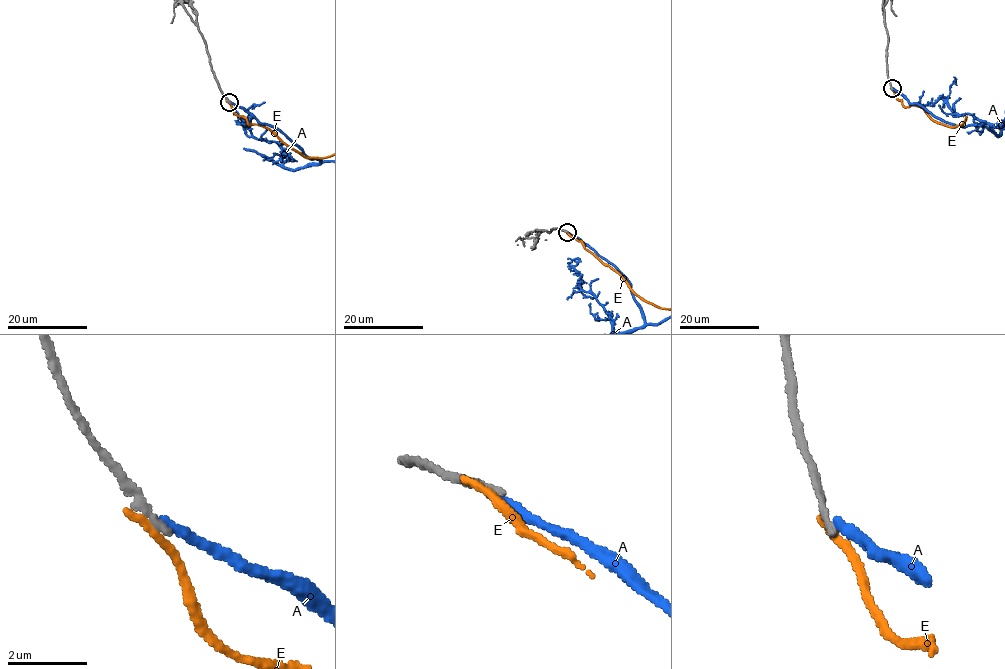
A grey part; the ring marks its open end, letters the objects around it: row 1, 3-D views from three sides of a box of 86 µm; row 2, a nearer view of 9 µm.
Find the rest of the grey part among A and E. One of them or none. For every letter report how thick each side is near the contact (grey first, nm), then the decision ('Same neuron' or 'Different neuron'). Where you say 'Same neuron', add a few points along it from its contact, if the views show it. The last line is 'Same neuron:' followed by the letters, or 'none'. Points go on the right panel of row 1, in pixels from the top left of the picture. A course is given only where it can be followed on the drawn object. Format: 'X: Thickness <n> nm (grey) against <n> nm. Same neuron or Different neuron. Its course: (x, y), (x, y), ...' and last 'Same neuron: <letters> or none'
A: Thickness 180 nm (grey) against 240 nm. Different neuron
E: Thickness 200 nm (grey) against 240 nm. Different neuron
Same neuron: none

